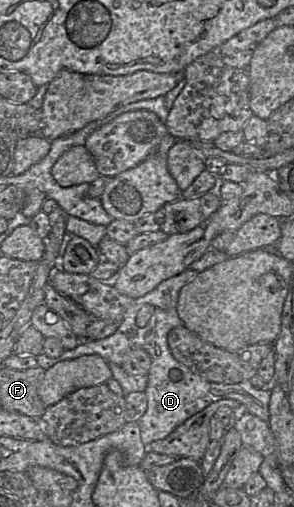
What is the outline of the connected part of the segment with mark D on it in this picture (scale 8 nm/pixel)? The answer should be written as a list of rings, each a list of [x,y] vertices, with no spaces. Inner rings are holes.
[[[186,269],[178,275],[162,281],[152,291],[134,299],[134,302],[124,314],[119,327],[112,335],[100,340],[81,340],[75,348],[65,350],[55,358],[41,353],[36,356],[37,366],[47,370],[60,361],[94,354],[101,356],[107,363],[113,362],[121,366],[124,361],[124,356],[128,351],[136,348],[145,350],[151,359],[148,383],[145,390],[148,406],[146,412],[137,422],[140,428],[141,441],[146,446],[154,441],[164,439],[191,416],[200,412],[211,403],[222,399],[238,401],[242,406],[243,412],[249,412],[269,423],[270,386],[265,389],[256,389],[249,380],[236,384],[215,383],[204,380],[178,362],[170,351],[167,342],[169,331],[175,327],[184,325],[177,313],[179,292],[197,274],[197,271]],[[145,304],[153,305],[155,311],[144,327],[138,327],[136,325],[136,315],[139,309]]]

